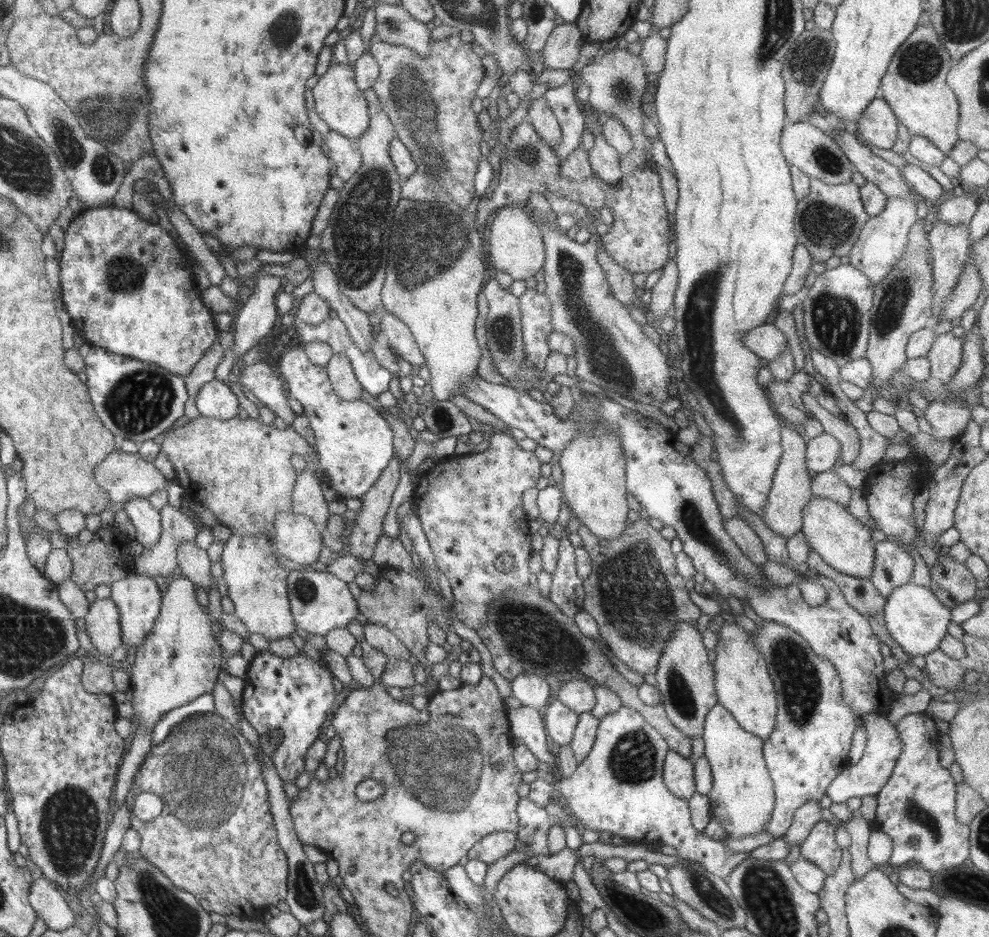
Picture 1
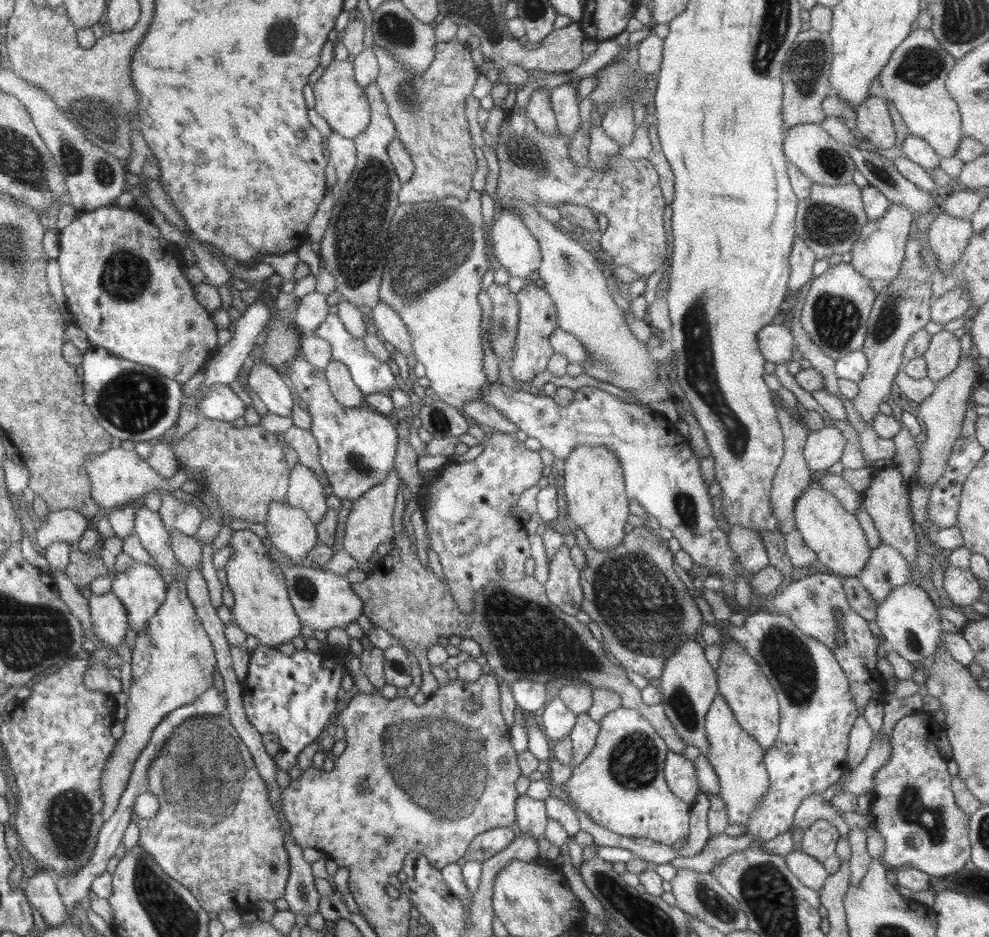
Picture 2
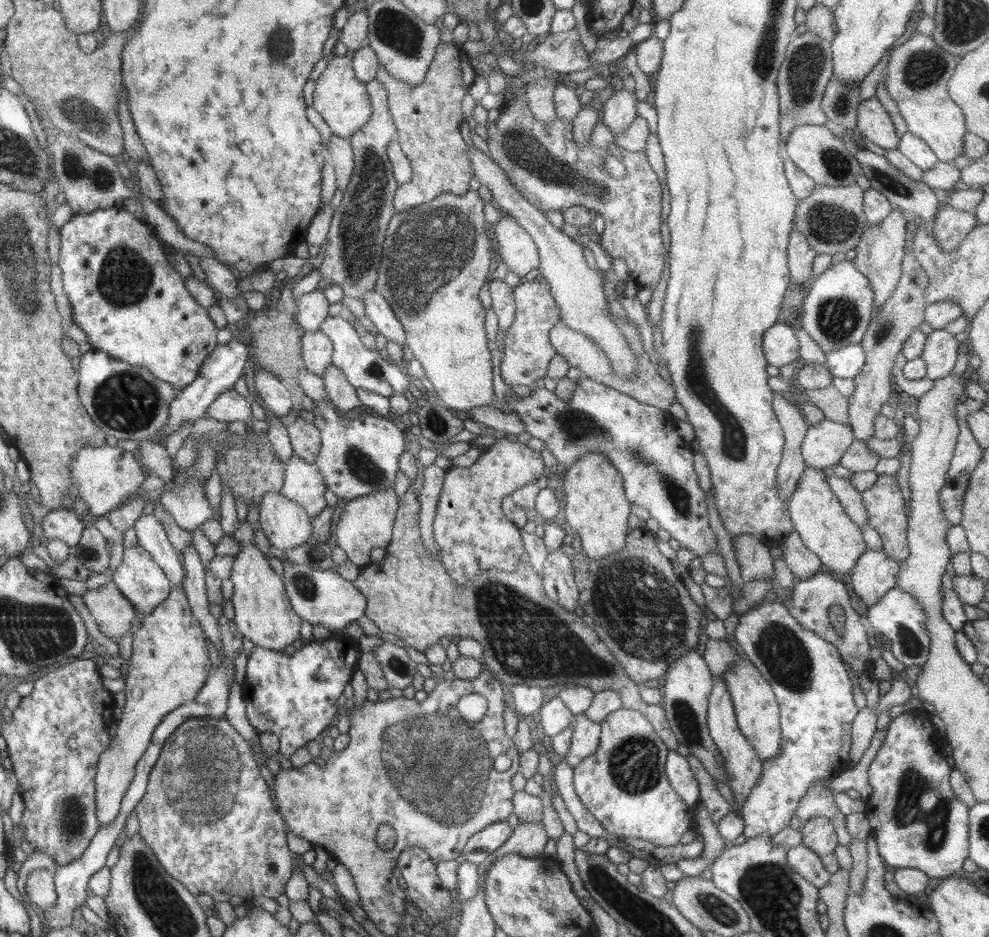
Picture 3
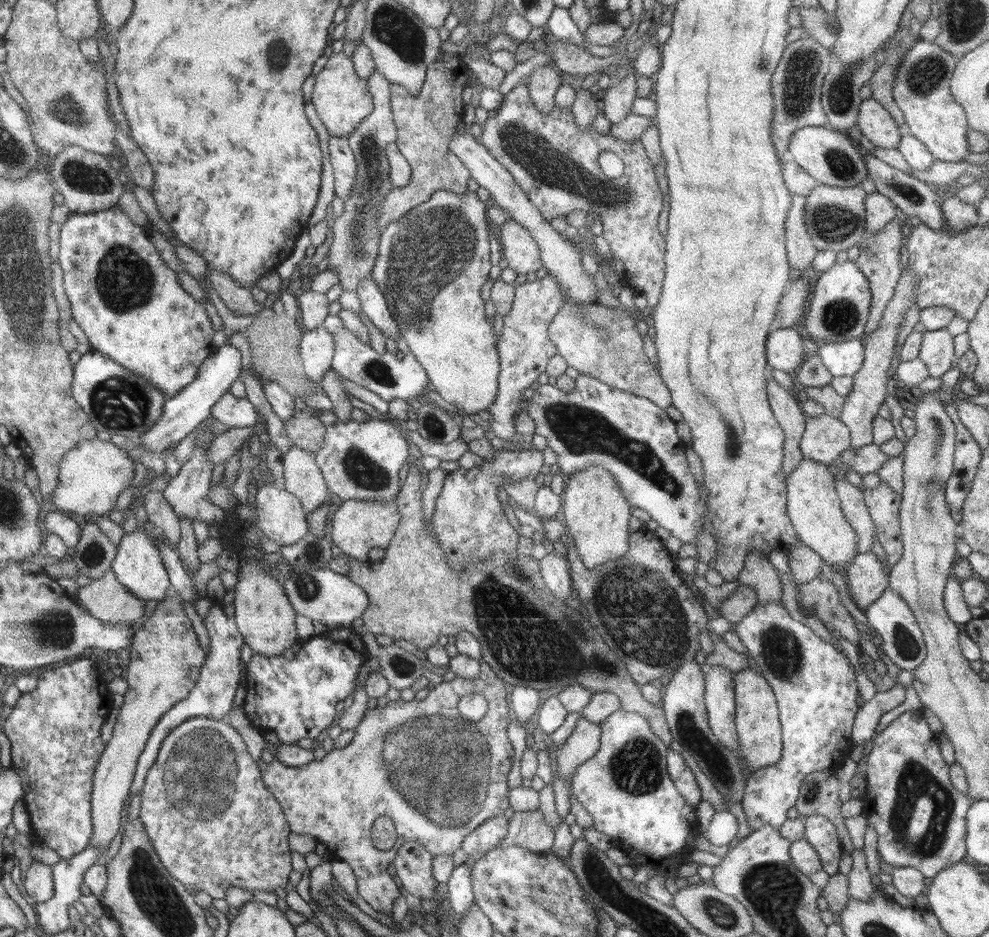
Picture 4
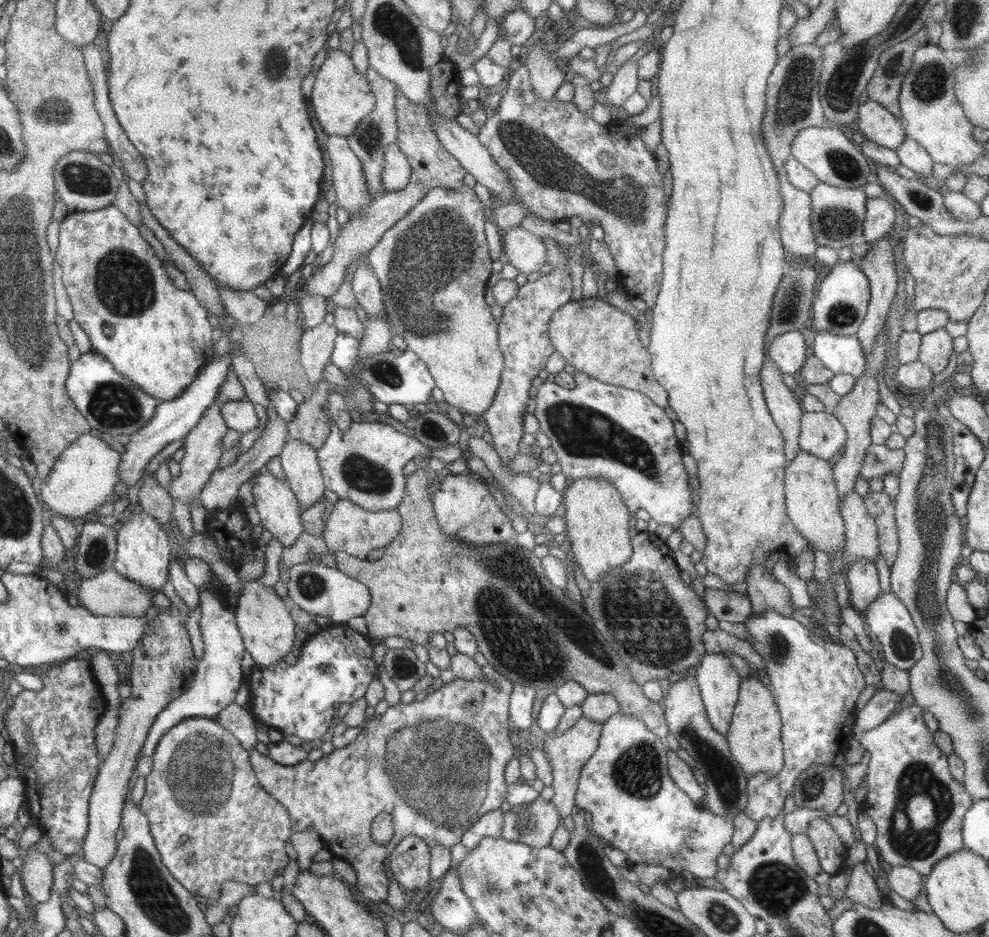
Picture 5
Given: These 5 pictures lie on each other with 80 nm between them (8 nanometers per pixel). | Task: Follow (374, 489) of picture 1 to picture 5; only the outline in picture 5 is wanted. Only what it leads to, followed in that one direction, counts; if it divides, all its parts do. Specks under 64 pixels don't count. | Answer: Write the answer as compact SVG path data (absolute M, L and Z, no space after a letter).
M339 498L338 503L334 504L334 509L328 519L324 522L322 538L330 552L340 551L356 558L367 559L368 553L371 550L385 548L386 545L390 544L400 534L400 530L402 530L402 519L398 509L369 511L362 509L355 502Z

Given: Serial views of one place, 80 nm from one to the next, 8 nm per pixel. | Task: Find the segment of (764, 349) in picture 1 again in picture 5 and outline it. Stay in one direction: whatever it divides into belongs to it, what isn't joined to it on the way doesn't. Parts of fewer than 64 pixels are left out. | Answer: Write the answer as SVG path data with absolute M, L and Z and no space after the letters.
M801 331L788 332L771 340L767 346L767 354L782 373L793 376L804 366L810 348L806 345Z

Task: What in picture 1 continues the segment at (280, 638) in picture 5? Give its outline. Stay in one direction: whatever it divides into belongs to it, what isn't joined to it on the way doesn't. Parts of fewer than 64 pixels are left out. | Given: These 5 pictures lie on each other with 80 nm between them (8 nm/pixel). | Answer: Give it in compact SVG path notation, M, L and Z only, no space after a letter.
M232 534L231 538L224 545L224 553L222 554L222 568L224 569L223 578L228 584L228 597L232 600L232 603L235 607L235 615L240 618L240 620L246 625L248 628L248 633L254 632L254 634L262 634L264 638L267 640L277 639L277 638L290 638L290 635L293 634L295 636L294 630L296 630L297 626L295 625L294 617L292 617L292 611L290 611L290 600L287 596L287 573L284 570L283 565L278 562L276 559L275 551L276 548L274 544L268 541L268 538L264 535L234 535Z

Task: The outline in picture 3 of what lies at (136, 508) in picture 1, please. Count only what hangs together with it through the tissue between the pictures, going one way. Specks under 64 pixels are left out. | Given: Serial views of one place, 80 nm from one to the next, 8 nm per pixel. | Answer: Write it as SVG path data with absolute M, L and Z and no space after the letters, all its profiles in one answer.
M151 513L140 515L134 526L138 545L160 566L172 586L183 588L186 578L181 554L176 553L158 519Z

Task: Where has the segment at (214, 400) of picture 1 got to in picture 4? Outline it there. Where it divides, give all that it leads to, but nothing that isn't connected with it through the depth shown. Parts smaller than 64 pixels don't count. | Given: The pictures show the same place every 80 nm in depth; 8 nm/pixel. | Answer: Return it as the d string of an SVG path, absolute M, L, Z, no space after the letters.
M226 391L211 408L211 416L234 428L246 428L257 424L254 405L247 398L236 398Z

